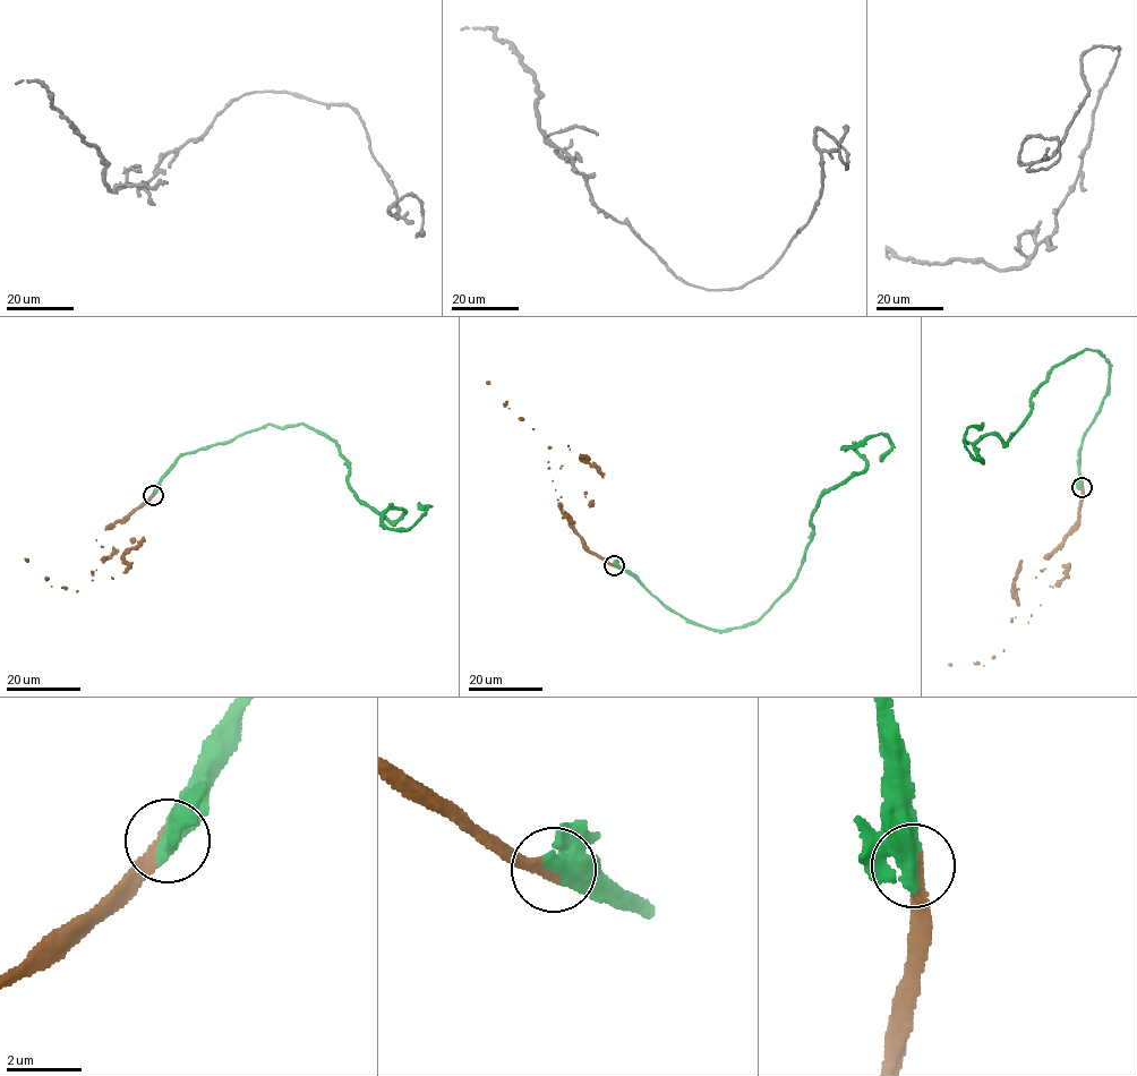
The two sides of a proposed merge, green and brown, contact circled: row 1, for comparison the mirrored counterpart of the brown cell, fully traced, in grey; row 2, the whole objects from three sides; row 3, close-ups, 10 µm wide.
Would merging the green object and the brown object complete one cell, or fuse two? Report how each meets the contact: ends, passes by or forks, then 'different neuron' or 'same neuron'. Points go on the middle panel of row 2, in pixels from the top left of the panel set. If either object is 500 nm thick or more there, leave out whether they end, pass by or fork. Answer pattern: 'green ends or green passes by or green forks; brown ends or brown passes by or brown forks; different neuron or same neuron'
same neuron

